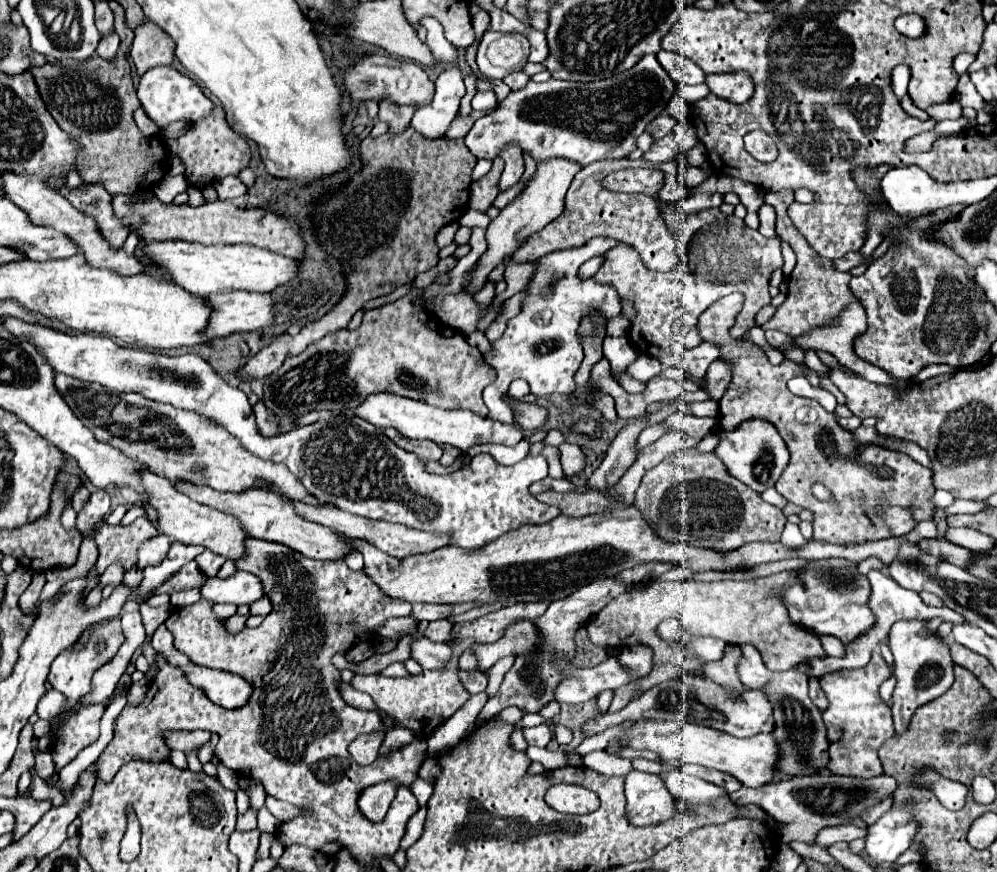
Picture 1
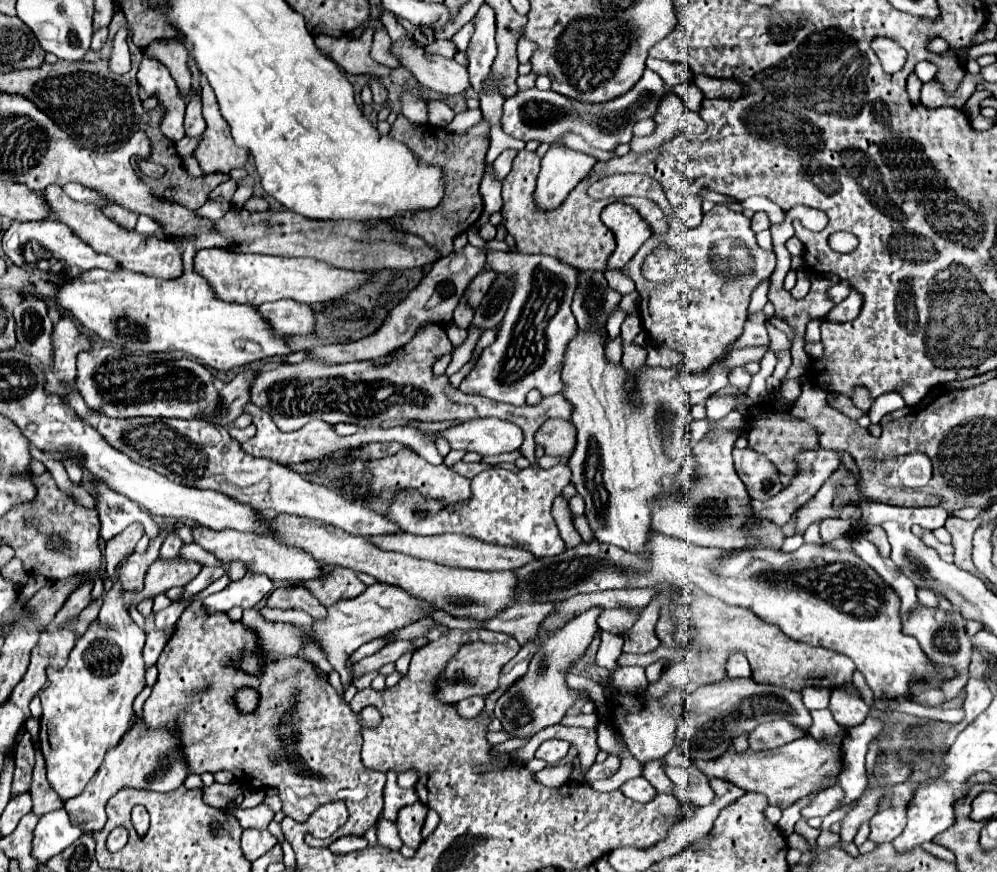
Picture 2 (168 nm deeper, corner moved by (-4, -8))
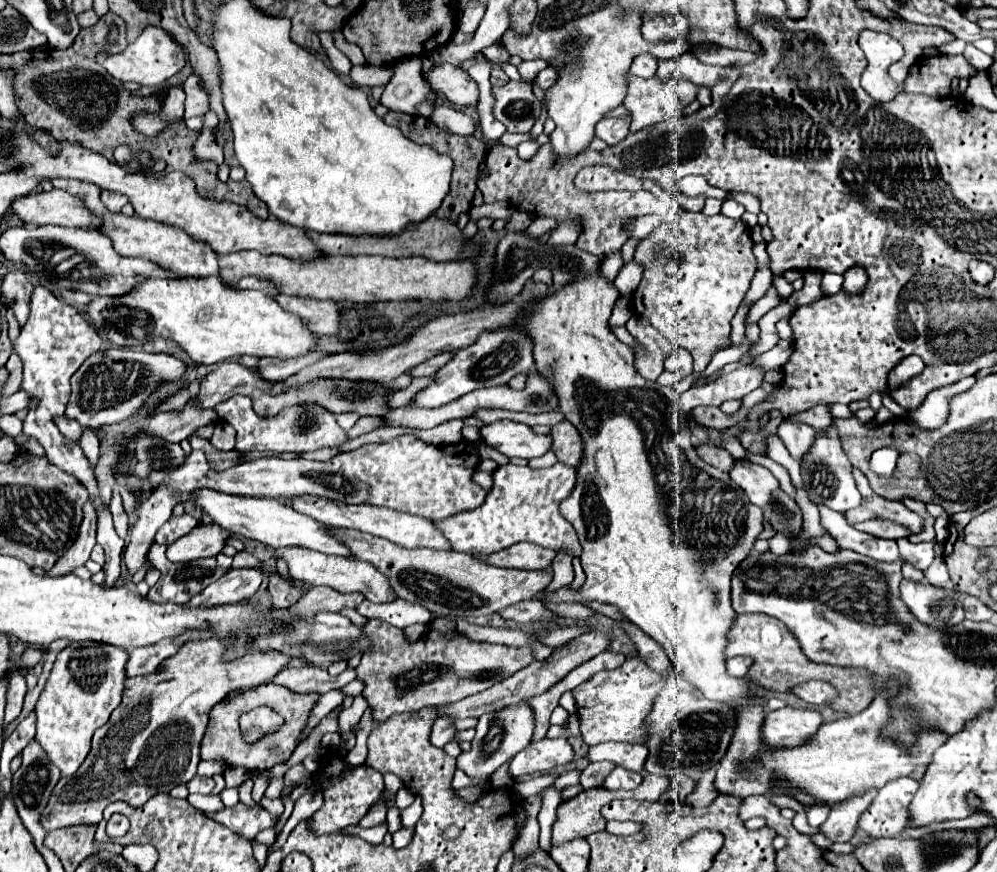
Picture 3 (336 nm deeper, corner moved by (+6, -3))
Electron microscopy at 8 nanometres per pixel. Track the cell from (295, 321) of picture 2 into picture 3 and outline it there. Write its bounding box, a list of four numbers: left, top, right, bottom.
[273,295,339,335]

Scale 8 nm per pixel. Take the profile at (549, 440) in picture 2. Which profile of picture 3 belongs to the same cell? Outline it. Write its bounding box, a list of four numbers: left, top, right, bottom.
[551,419,581,467]

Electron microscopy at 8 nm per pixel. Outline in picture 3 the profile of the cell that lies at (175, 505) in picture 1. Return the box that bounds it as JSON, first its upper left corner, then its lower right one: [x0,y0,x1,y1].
[265,545,397,603]

